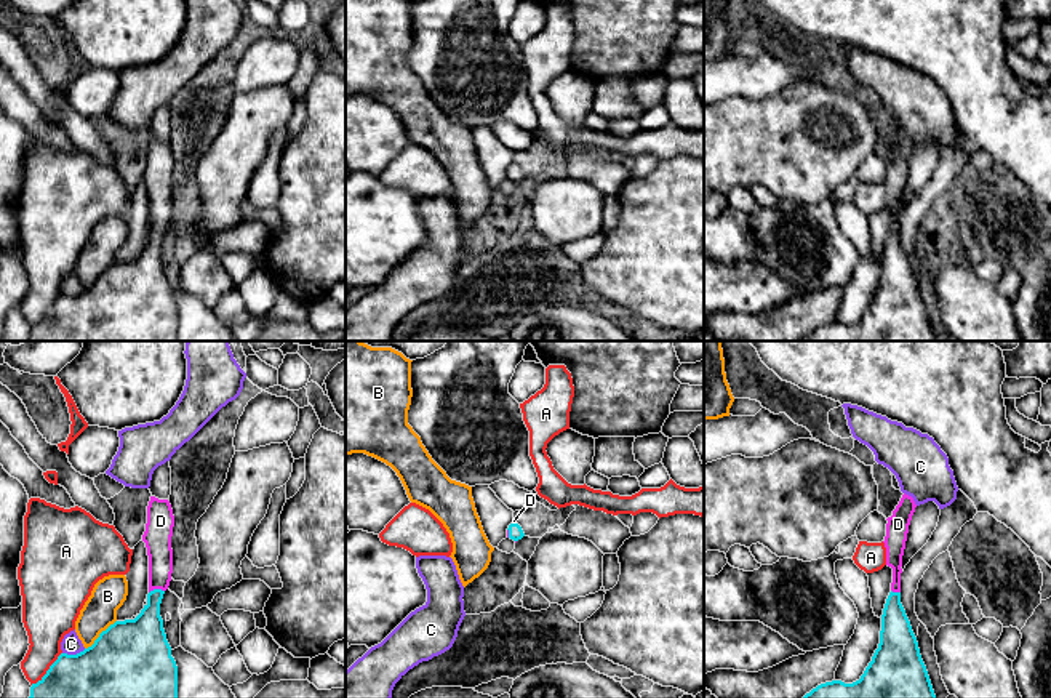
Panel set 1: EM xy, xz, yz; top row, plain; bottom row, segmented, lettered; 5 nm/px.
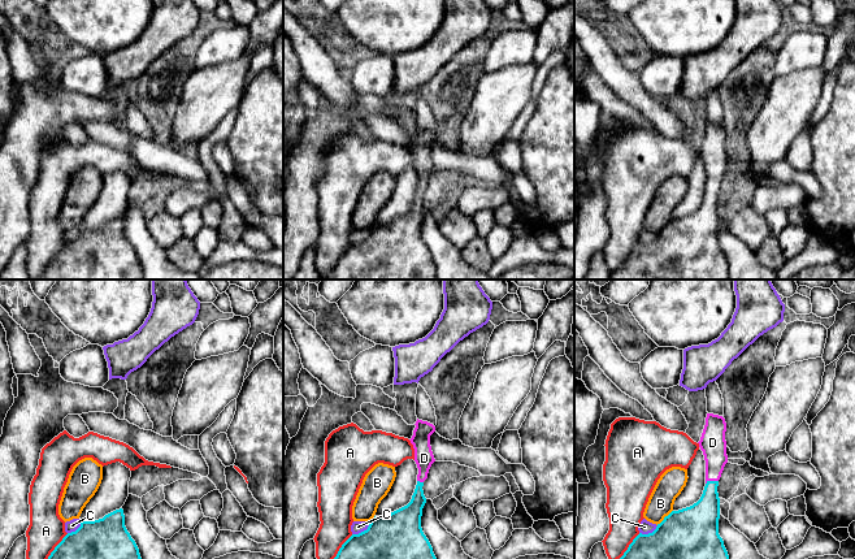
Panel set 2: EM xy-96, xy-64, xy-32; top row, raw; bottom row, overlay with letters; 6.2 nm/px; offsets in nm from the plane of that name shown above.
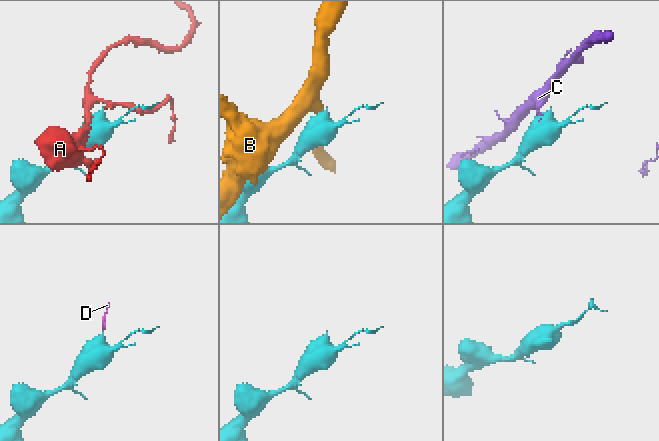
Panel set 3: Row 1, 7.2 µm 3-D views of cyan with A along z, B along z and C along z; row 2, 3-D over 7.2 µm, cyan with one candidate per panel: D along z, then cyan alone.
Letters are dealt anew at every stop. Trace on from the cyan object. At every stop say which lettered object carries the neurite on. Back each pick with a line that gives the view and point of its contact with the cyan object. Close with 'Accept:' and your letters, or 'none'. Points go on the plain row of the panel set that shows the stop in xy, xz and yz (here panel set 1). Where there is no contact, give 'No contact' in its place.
D: Touches cyan at xy (155, 231)
Accept: D

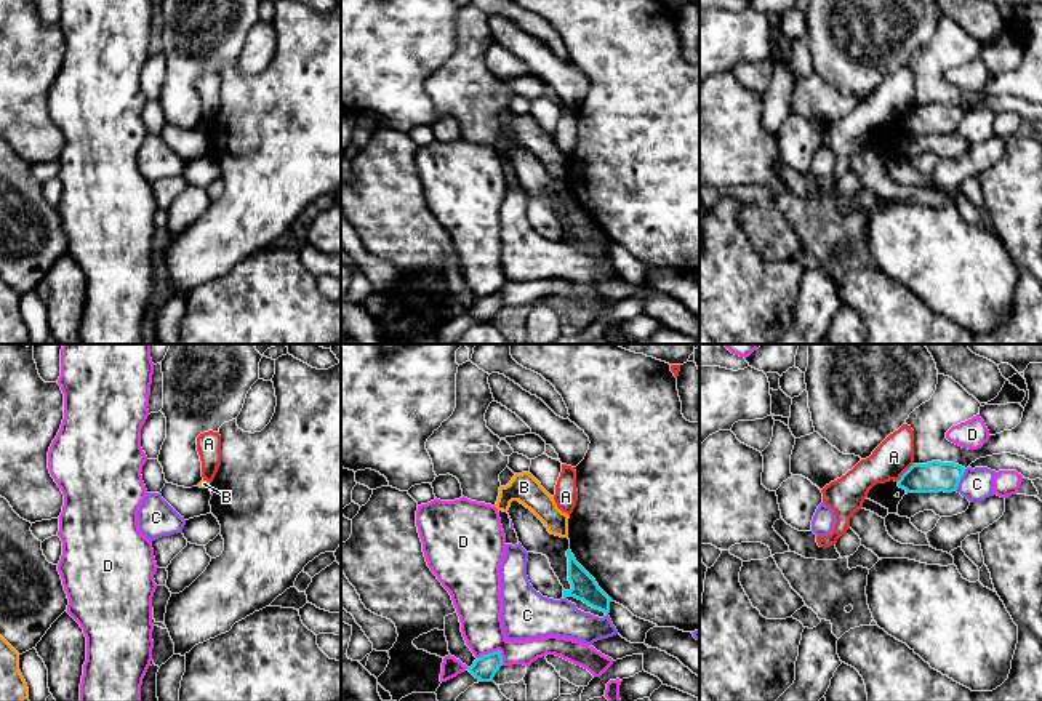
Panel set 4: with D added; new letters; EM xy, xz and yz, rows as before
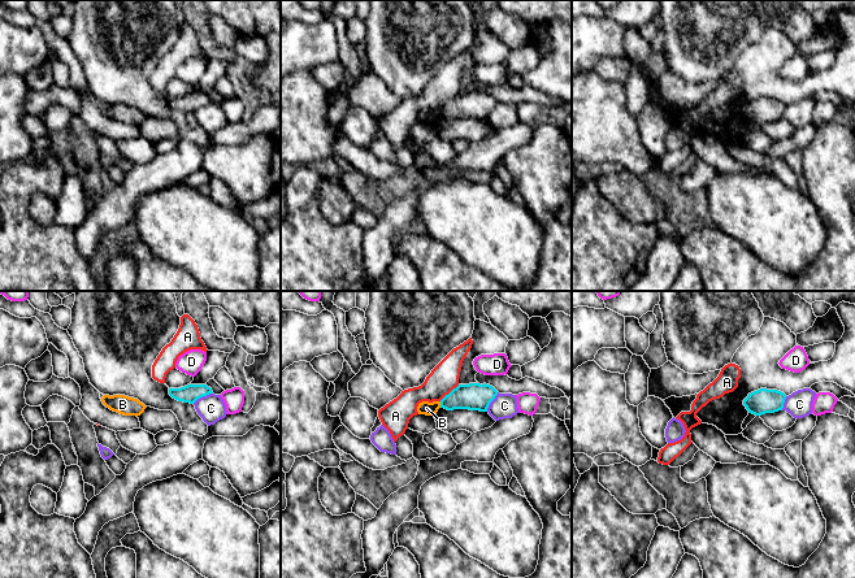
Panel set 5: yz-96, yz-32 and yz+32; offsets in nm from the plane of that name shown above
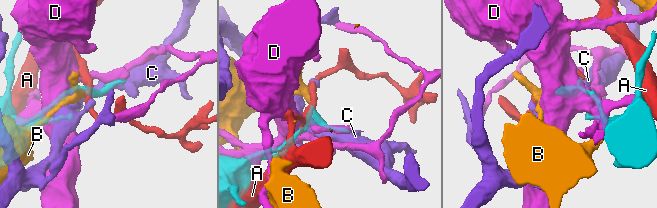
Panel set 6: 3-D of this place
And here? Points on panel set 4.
Accept: none

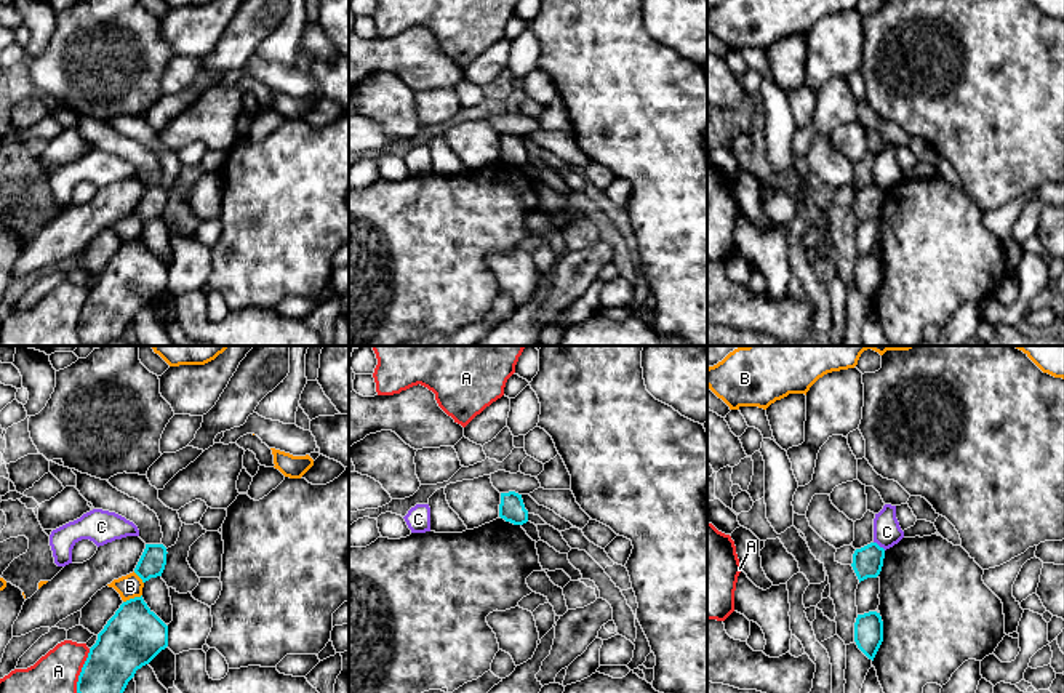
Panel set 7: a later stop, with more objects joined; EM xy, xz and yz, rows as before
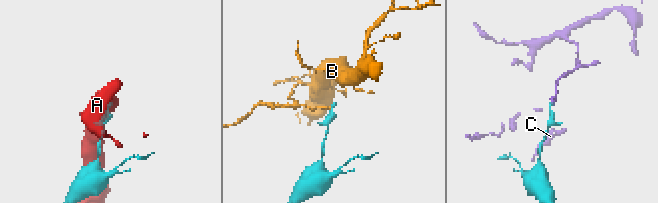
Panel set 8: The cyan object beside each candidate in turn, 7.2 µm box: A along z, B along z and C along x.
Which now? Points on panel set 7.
Accept: none

